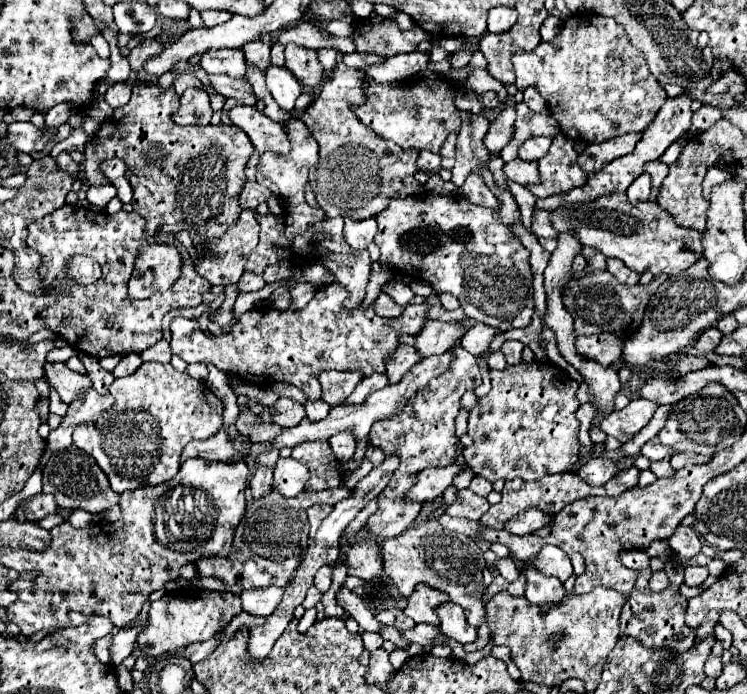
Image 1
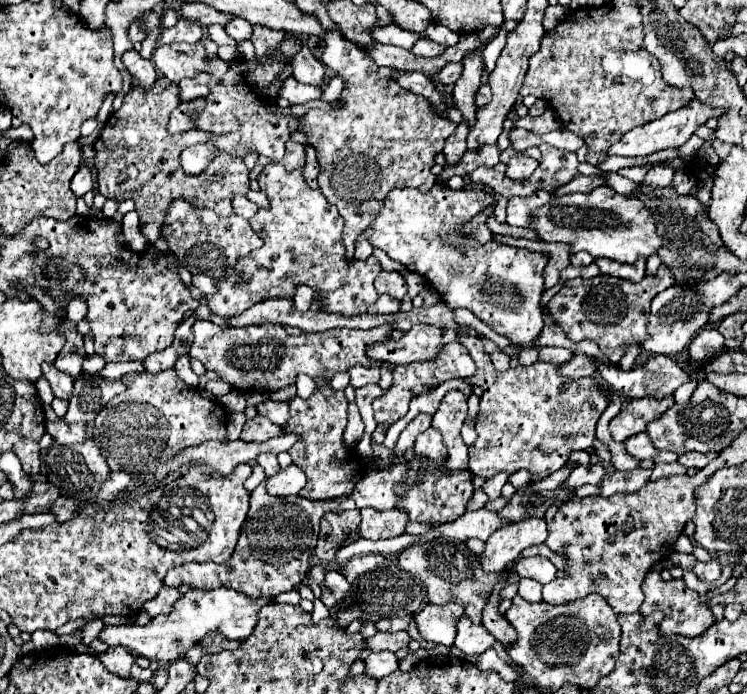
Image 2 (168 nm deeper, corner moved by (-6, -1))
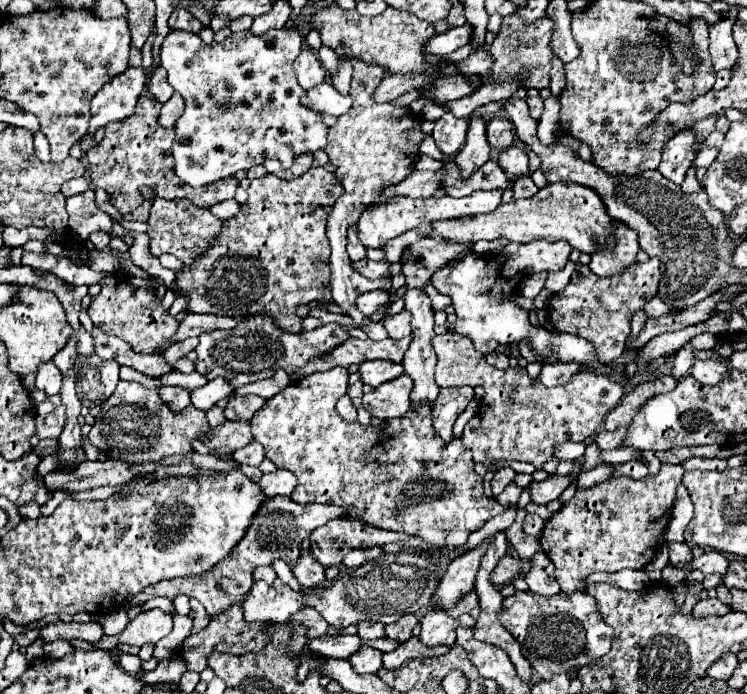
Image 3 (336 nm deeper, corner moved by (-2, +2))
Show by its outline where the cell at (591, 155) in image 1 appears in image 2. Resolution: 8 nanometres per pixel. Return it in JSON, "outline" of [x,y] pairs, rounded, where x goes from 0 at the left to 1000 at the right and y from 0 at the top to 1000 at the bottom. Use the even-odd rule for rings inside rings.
{"outline":[[[926,144],[924,150],[913,153],[910,159],[902,159],[897,164],[892,164],[889,170],[881,170],[876,176],[867,176],[865,182],[849,184],[843,190],[838,190],[819,213],[817,222],[822,225],[865,225],[881,216],[892,216],[892,213],[910,213],[929,190],[934,182],[945,179],[950,170],[964,170],[972,159],[969,156],[956,156],[950,150],[942,150],[937,144]]]}

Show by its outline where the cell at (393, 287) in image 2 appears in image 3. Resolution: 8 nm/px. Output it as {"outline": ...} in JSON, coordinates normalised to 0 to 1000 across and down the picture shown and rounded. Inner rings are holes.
{"outline":[[[485,373],[474,379],[477,390],[493,402],[514,402],[522,399],[522,382],[517,376],[495,376],[495,373]]]}

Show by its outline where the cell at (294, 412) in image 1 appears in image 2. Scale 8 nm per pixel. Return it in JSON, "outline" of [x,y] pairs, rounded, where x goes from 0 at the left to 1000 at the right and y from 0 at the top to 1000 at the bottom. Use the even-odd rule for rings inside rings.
{"outline":[[[356,576],[356,579],[351,579],[351,582],[343,585],[343,594],[348,599],[359,602],[364,611],[372,611],[372,614],[380,614],[383,602],[386,602],[386,585],[383,585],[383,579]]]}

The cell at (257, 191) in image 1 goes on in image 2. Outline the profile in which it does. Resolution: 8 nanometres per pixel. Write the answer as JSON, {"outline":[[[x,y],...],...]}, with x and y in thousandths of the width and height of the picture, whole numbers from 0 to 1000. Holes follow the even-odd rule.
{"outline":[[[319,282],[319,285],[311,291],[311,300],[313,300],[313,308],[319,308],[319,311],[324,311],[324,314],[329,314],[329,317],[335,317],[335,314],[343,308],[343,303],[345,303],[345,297],[337,294],[329,282]]]}

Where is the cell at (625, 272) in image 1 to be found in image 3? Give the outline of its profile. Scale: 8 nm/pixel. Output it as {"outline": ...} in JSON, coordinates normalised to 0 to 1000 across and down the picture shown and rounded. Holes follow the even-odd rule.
{"outline":[[[835,321],[825,327],[825,356],[822,359],[801,359],[793,367],[790,388],[801,399],[825,396],[827,390],[838,390],[838,385],[851,379],[851,365],[857,362],[851,336],[841,330]]]}

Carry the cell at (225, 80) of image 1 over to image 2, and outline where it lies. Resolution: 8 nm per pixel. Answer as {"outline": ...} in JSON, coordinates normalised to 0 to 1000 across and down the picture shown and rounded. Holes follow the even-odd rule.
{"outline":[[[276,107],[270,112],[249,112],[238,118],[241,144],[260,144],[260,141],[273,141],[276,138]]]}

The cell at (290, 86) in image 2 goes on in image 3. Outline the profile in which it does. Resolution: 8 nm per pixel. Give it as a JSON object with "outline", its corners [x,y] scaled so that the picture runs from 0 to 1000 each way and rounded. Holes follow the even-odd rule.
{"outline":[[[431,120],[415,131],[410,131],[410,137],[404,140],[404,148],[410,148],[410,154],[415,154],[418,160],[431,160],[439,166],[458,166],[471,154],[471,143],[463,137],[455,137],[444,120]]]}

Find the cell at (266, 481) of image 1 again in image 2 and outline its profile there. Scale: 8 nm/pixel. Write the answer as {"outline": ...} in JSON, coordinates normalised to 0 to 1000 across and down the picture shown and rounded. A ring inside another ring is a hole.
{"outline":[[[348,654],[348,657],[343,660],[343,669],[348,669],[348,671],[353,674],[356,686],[364,686],[364,683],[369,683],[369,680],[375,677],[372,663],[369,663],[369,654]]]}

